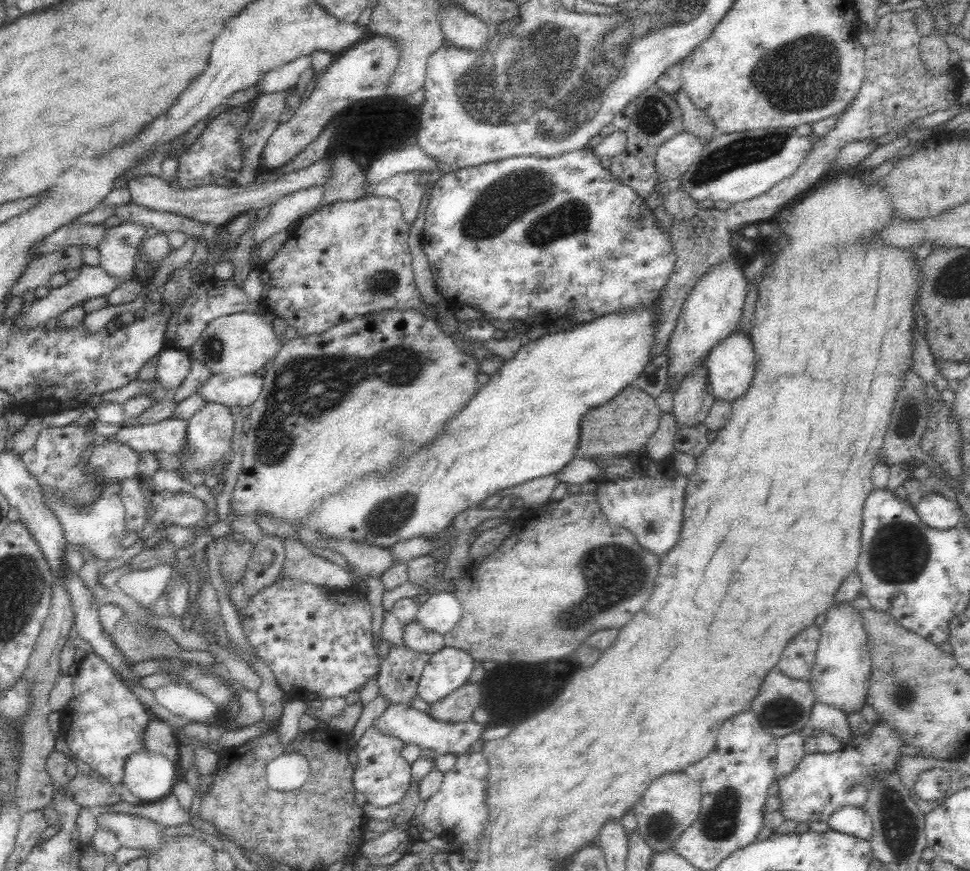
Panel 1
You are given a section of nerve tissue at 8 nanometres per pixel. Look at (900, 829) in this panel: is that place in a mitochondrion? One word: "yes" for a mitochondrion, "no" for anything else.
yes

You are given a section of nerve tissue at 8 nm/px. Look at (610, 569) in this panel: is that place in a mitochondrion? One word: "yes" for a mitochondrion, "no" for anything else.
yes

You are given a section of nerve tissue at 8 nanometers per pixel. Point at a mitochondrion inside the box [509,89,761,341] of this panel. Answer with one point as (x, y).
(654, 114)

